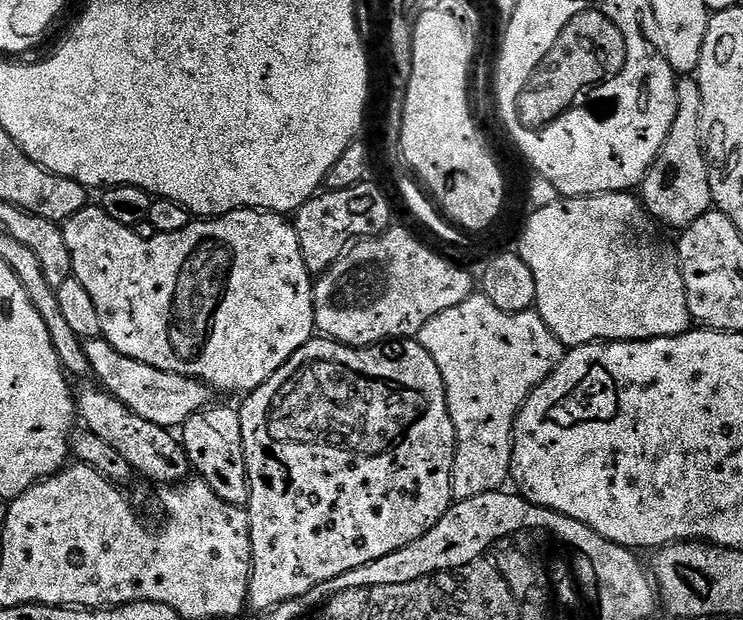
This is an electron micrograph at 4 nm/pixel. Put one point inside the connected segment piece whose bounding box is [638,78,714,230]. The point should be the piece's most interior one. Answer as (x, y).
(676, 190)

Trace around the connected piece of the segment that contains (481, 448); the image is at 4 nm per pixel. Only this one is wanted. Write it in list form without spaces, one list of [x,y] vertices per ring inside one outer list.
[[[483,294],[467,296],[465,300],[458,302],[458,306],[450,306],[450,310],[442,310],[442,314],[430,318],[430,322],[426,322],[426,326],[422,326],[418,339],[421,346],[432,355],[434,362],[438,362],[438,370],[444,379],[450,418],[454,422],[454,430],[456,431],[456,453],[454,454],[454,470],[452,471],[453,501],[469,500],[470,498],[478,498],[482,494],[501,491],[505,487],[504,483],[509,483],[510,480],[512,471],[512,437],[516,430],[516,417],[520,415],[520,407],[528,401],[528,395],[535,390],[536,386],[541,384],[560,365],[560,360],[564,357],[566,351],[564,345],[560,344],[556,335],[548,329],[539,312],[535,310],[503,312],[498,310],[498,306],[494,306],[494,302],[490,302],[490,298],[486,298]]]

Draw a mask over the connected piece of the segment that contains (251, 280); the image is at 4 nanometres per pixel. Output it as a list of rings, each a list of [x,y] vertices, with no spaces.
[[[89,206],[78,210],[65,220],[62,227],[66,238],[66,248],[70,250],[72,275],[82,286],[86,286],[94,307],[98,310],[98,319],[102,322],[101,337],[118,354],[126,354],[126,358],[134,358],[138,362],[146,362],[146,366],[154,366],[158,370],[166,370],[174,374],[189,376],[201,380],[209,388],[220,392],[240,392],[247,394],[258,386],[262,386],[276,371],[293,356],[298,349],[306,346],[313,339],[316,332],[316,319],[314,318],[314,302],[312,289],[314,287],[313,273],[309,272],[306,262],[302,258],[302,246],[298,242],[298,234],[291,223],[288,224],[283,215],[251,208],[240,208],[225,216],[215,218],[200,218],[187,224],[182,230],[174,230],[174,234],[158,234],[150,242],[138,238],[132,228],[114,222],[99,206]]]

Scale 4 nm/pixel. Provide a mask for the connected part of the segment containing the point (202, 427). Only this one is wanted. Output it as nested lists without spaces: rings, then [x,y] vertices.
[[[209,406],[194,413],[182,425],[182,443],[188,455],[189,465],[195,475],[206,481],[210,490],[222,498],[222,502],[247,505],[248,475],[246,474],[246,454],[242,446],[242,422],[240,413],[233,408]]]

